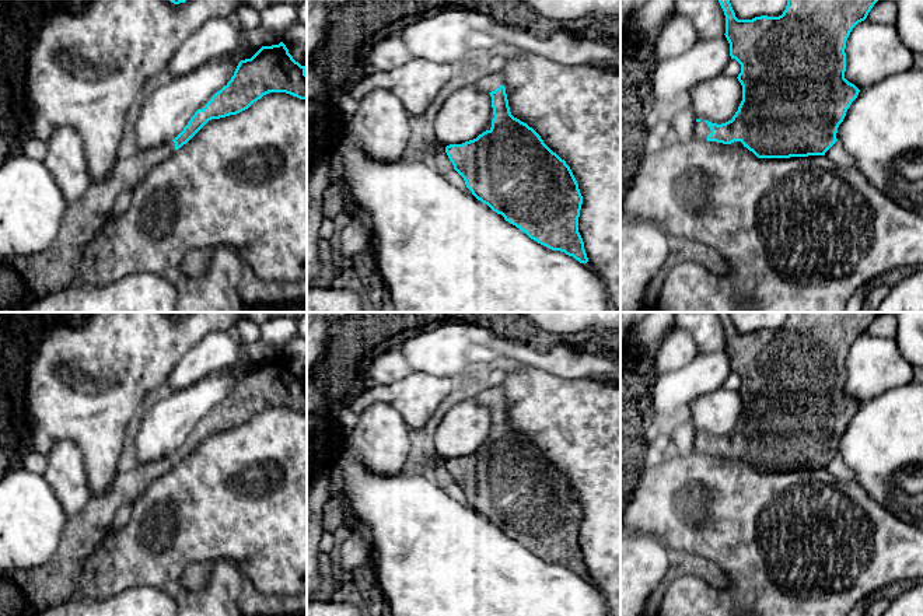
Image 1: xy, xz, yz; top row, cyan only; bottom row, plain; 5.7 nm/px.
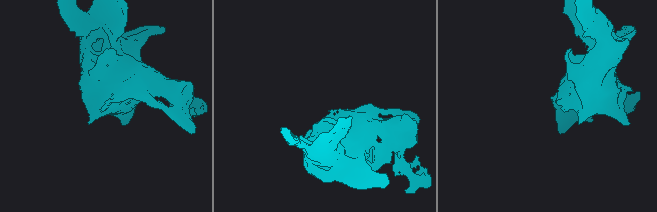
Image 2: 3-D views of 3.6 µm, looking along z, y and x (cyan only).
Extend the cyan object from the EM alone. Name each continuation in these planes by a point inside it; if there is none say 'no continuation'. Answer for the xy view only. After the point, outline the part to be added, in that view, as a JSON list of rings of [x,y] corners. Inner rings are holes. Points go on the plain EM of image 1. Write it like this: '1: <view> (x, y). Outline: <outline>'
1: xy (55, 583). Outline: [[[168,455],[119,472],[105,494],[91,496],[83,510],[67,519],[57,549],[43,566],[11,574],[35,612],[43,612],[78,596],[84,561],[109,533],[116,511],[122,505],[133,504],[174,465],[175,456]]]

